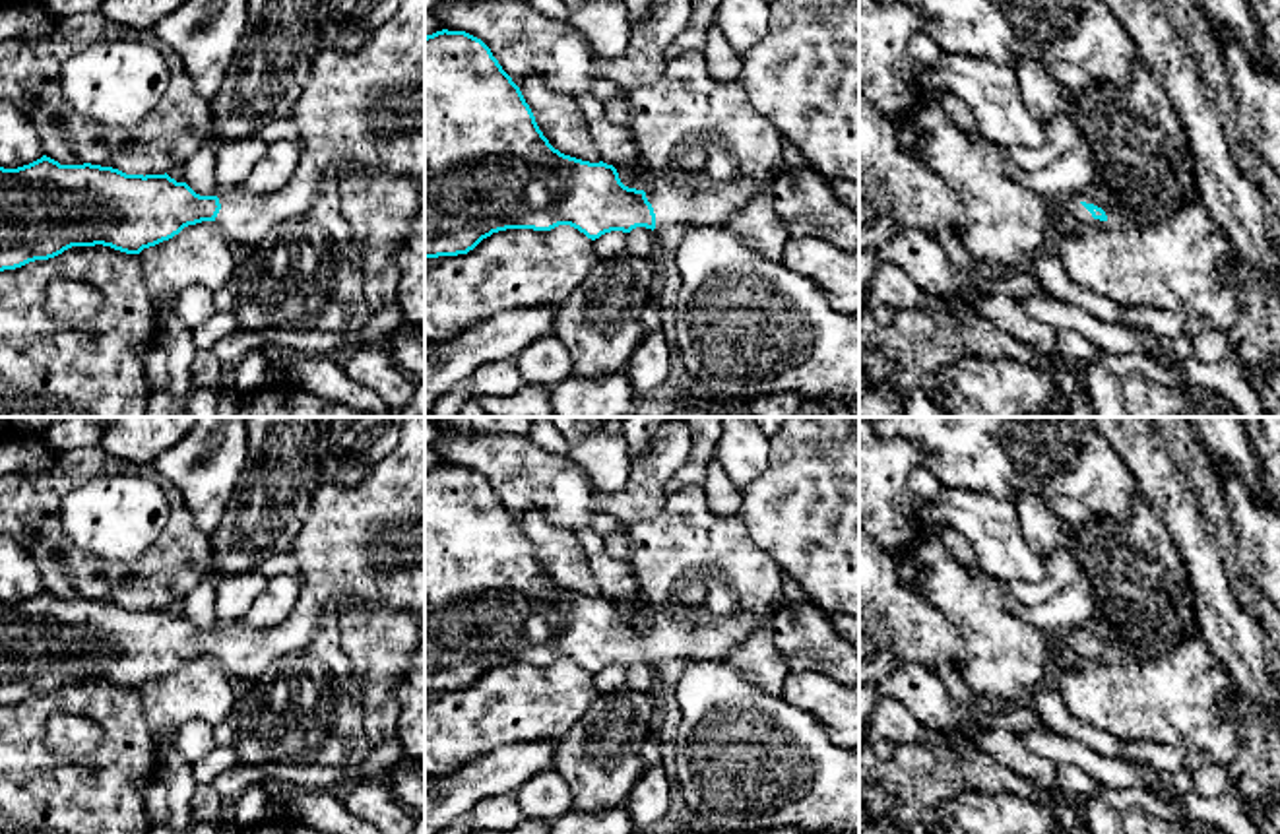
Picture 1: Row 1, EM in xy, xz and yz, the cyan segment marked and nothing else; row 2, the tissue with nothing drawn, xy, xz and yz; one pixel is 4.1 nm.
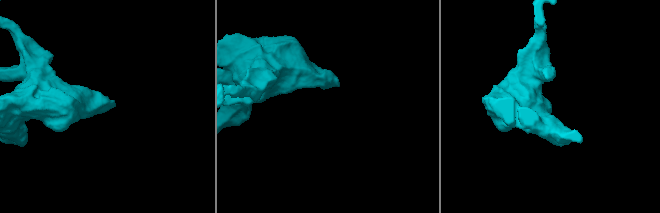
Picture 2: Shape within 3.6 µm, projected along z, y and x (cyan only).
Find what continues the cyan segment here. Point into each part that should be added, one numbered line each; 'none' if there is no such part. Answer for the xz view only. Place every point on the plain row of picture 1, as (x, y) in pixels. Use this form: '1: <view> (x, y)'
1: xz (704, 584)

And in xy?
1: xy (365, 544)

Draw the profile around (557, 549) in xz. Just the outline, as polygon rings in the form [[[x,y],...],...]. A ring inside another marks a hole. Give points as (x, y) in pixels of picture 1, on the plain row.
[[[529,508],[520,526],[539,564],[555,584],[590,597],[601,595],[601,588],[590,570],[590,557],[576,533],[551,524],[537,508]]]

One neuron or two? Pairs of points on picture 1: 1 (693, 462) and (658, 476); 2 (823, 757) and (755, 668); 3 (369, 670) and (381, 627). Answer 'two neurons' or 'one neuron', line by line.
1: two neurons
2: two neurons
3: one neuron

